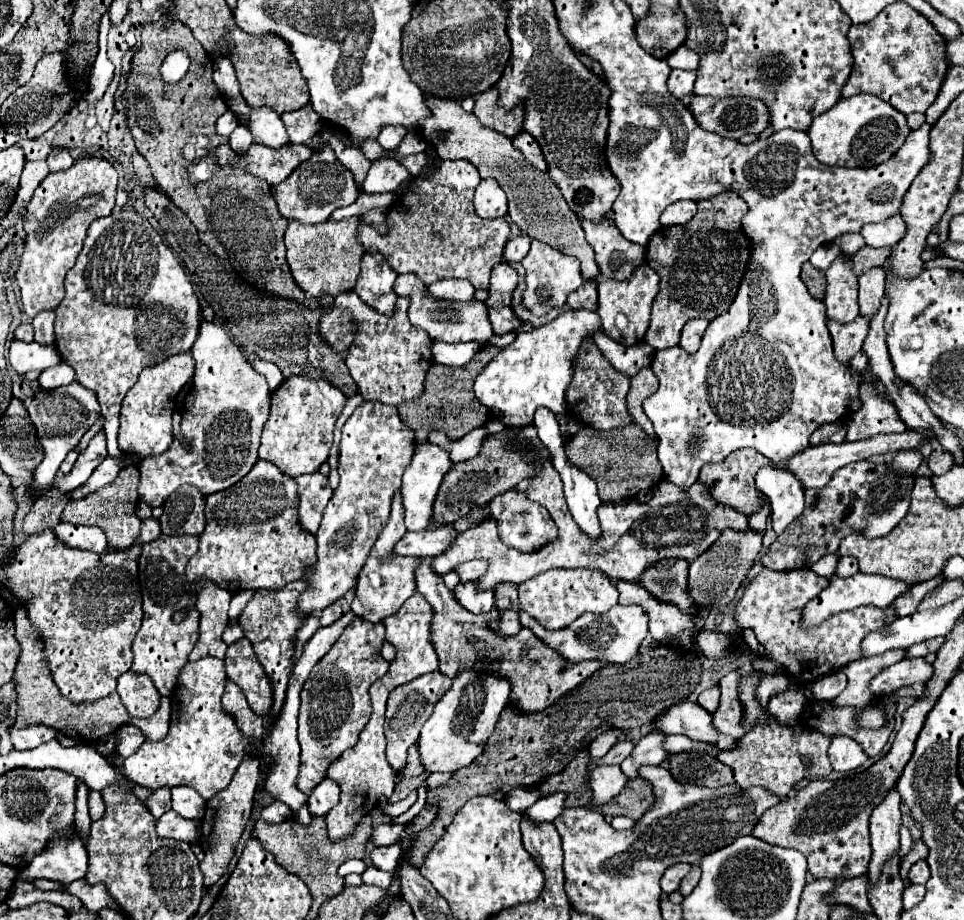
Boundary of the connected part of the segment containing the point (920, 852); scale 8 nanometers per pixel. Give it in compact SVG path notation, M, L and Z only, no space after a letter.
M922 838L920 840L916 840L914 844L912 844L912 850L902 858L902 862L900 862L900 874L902 874L902 878L906 878L908 876L908 870L910 870L910 866L914 864L914 862L918 862L918 860L924 860L928 856L928 846L922 842Z

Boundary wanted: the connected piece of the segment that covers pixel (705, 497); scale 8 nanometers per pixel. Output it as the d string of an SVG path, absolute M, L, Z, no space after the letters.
M542 460L540 468L532 476L532 484L526 488L524 494L530 500L536 500L538 504L542 504L550 512L554 522L558 524L560 534L554 542L546 544L542 550L532 552L532 554L516 552L514 548L508 548L498 538L494 518L488 516L478 526L458 532L458 538L454 538L454 546L450 546L446 554L438 554L438 558L432 558L432 570L444 576L446 572L452 572L458 566L458 562L484 558L490 562L490 568L480 578L482 590L496 588L496 584L500 582L520 584L550 568L594 568L594 570L602 570L604 574L612 578L636 582L638 576L650 564L662 558L684 558L688 562L698 558L710 546L702 542L704 534L712 530L722 532L726 526L734 530L746 530L748 526L748 518L742 512L716 502L710 490L706 490L706 486L702 486L700 482L696 482L696 486L690 486L690 490L678 490L678 486L674 486L672 482L662 480L654 486L652 500L646 504L636 504L636 500L632 498L622 500L622 502L600 504L598 518L600 518L602 538L592 542L582 534L572 514L568 512L564 492L562 492L562 482L558 480L558 472L548 460Z

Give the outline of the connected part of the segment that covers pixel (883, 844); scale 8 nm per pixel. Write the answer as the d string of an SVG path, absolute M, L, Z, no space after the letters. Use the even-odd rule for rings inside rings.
M890 790L884 802L872 810L870 816L870 838L872 838L872 860L868 866L868 876L872 882L878 880L882 864L898 852L900 848L900 794Z

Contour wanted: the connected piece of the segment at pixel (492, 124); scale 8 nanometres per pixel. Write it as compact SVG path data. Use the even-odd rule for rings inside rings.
M492 86L484 94L476 96L474 114L480 118L480 122L488 128L494 128L496 132L512 138L514 134L522 132L524 122L524 106L518 104L512 110L498 106L498 90Z

